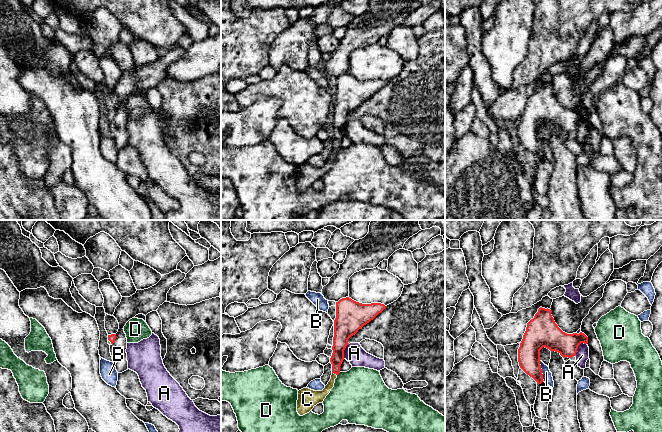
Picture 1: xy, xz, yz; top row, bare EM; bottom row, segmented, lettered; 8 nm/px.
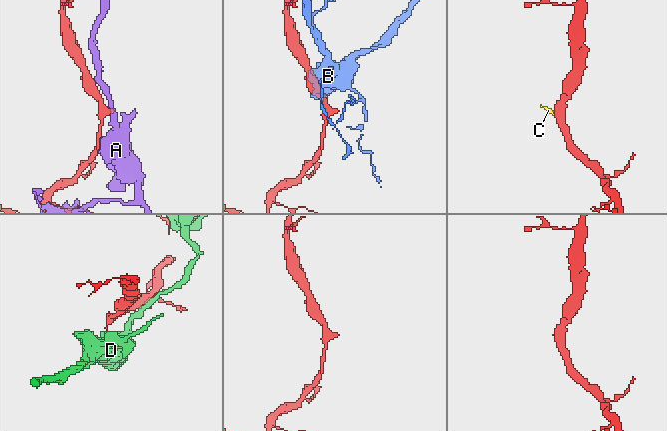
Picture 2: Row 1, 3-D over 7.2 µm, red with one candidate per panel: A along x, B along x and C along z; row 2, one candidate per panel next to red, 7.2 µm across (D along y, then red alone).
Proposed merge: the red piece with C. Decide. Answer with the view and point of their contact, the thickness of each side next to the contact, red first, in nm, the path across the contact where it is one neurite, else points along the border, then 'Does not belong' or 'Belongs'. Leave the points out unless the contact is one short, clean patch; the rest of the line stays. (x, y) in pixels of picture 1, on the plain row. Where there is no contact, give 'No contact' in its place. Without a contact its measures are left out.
Touches red at xz (334, 149). Thickness 110 nm (red) against 110 nm. Path across: xz (339, 119), (334, 149), (328, 164), (314, 173). Belongs

